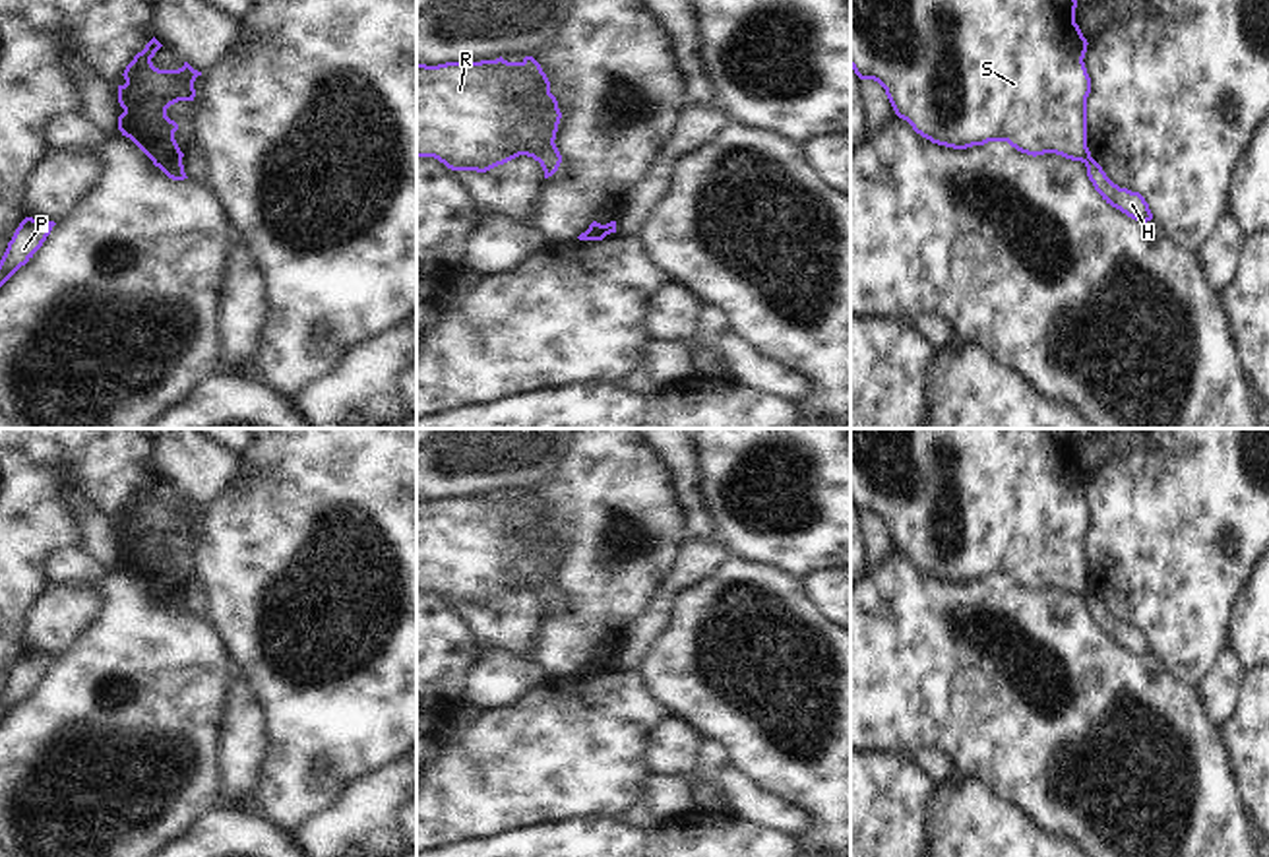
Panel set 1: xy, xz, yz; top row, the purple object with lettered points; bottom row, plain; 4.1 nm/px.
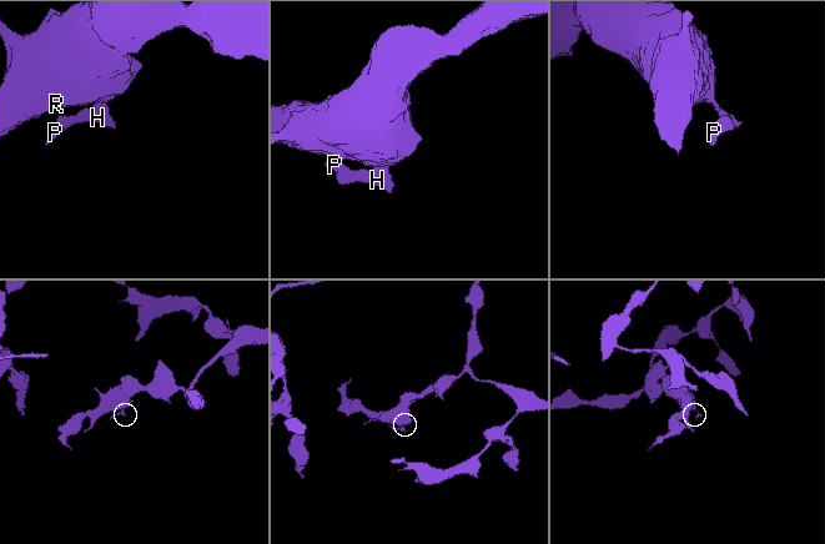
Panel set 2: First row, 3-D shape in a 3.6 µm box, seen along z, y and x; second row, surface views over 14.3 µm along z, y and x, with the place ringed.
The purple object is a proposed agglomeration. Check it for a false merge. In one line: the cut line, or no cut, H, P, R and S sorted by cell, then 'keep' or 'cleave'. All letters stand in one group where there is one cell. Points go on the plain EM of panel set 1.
xy (154, 594), (181, 596) | H P / R S | cleave

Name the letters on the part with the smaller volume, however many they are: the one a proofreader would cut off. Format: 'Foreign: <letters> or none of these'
Foreign: H, P

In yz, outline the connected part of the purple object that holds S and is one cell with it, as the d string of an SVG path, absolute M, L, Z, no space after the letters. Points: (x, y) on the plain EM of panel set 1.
M851 428L851 502L860 514L878 516L885 524L895 549L932 578L967 584L988 576L1007 576L1017 586L1033 591L1056 587L1085 597L1091 593L1087 582L1091 512L1083 496L1089 477L1075 458L1075 442L1073 428Z

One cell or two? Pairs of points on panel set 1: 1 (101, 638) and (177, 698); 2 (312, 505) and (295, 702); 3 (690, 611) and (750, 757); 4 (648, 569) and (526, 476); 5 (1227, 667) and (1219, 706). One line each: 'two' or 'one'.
1: one
2: one
3: one
4: two
5: one

